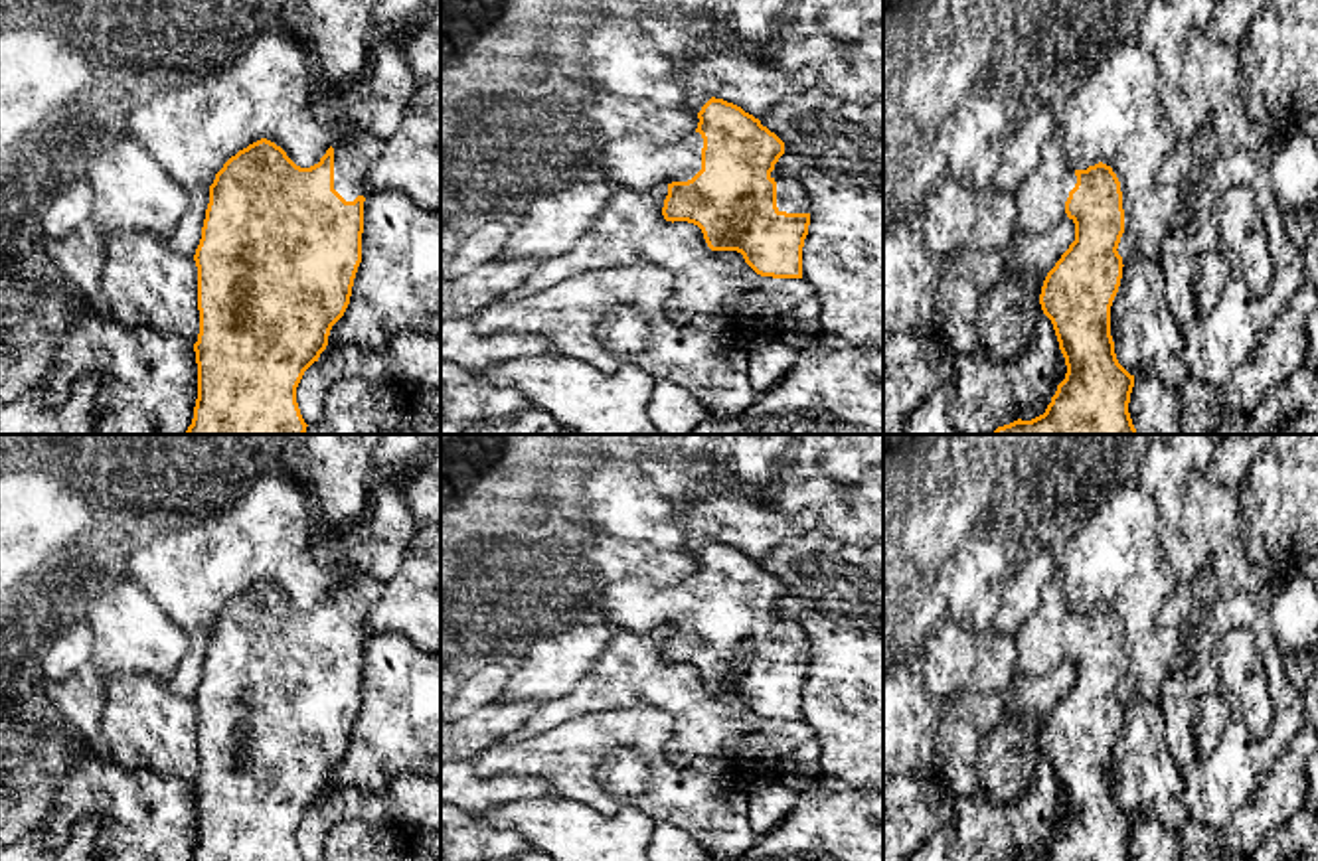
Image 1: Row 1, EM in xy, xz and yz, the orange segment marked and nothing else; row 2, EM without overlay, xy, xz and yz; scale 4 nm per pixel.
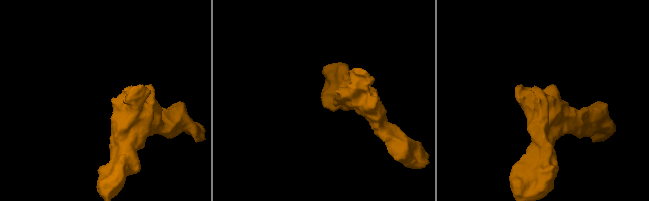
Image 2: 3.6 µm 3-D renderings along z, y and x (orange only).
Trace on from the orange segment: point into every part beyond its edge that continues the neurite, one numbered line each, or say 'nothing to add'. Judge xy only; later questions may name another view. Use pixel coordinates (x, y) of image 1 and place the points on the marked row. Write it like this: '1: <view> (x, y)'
1: xy (352, 156)

